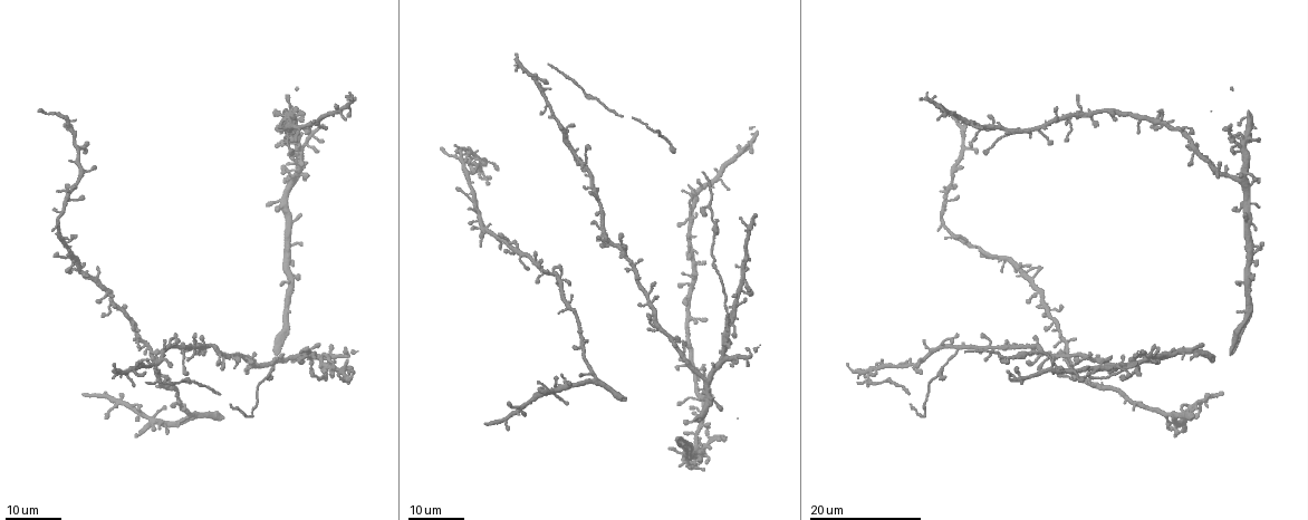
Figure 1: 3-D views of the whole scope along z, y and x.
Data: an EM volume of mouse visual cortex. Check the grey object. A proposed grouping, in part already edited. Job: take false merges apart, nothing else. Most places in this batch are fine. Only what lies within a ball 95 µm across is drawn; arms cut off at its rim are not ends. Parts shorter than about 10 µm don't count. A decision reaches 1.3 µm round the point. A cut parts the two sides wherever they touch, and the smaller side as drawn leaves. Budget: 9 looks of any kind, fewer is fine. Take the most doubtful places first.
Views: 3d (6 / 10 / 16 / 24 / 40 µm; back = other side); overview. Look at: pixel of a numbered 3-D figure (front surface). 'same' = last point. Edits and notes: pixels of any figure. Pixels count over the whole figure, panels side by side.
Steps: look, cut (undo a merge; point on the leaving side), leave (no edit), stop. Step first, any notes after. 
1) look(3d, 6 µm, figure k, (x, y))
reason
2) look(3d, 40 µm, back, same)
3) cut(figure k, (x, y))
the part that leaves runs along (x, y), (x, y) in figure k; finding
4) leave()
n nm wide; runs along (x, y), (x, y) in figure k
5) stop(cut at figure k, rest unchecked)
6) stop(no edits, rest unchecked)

look(3d, 16 µm, figure 1, (1002, 356))
calibre changes

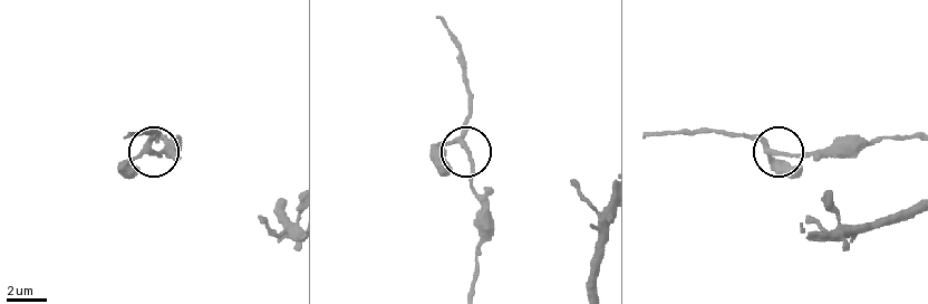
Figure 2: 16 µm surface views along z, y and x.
look(3d, 6 µm, figure 2, (467, 152))
zoom in

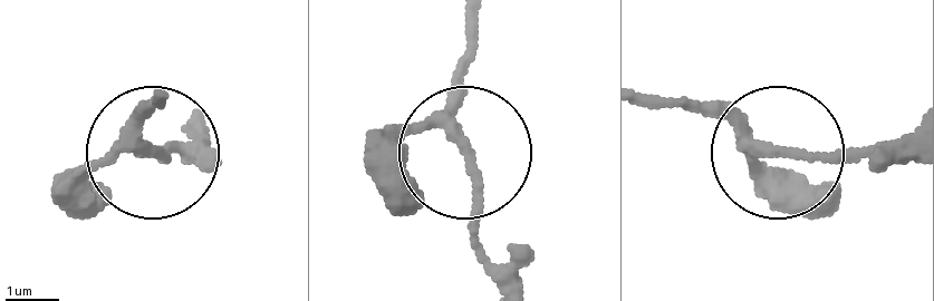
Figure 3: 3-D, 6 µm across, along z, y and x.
leave()
3 arms; continuous, no second cell

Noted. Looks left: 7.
look(3d, 16 µm, figure 1, (698, 446))

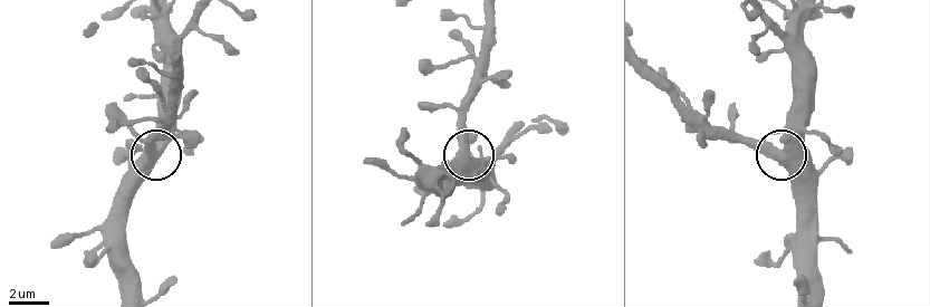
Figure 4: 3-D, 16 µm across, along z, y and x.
look(3d, 10 µm, figure 4, (779, 152))

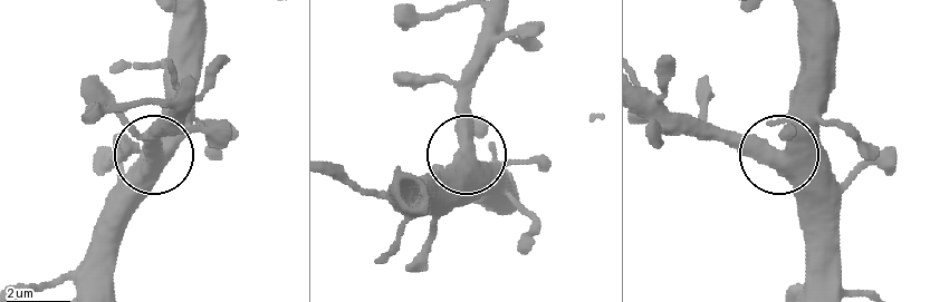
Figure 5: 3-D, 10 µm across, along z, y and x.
leave()
560 nm wide; continuous, no second cell

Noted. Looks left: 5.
look(3d, 24 µm, figure 1, (601, 233))
side arm on a straight run

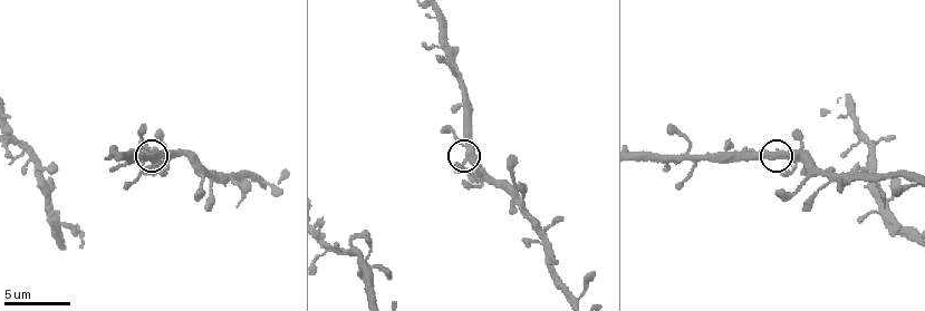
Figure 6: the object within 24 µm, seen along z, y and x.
look(3d, 6 µm, figure 6, (468, 156))

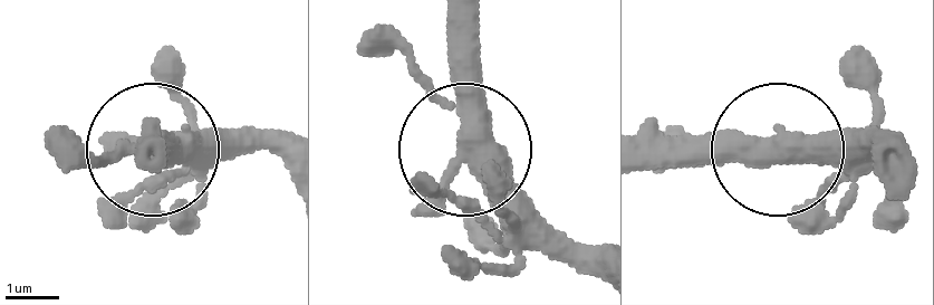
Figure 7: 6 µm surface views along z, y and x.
leave()
410 nm wide; runs along (911, 169), (764, 143), (648, 143) in figure 7; all the same cell

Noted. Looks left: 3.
look(3d, 16 µm, figure 1, (879, 365))
thick turns thin

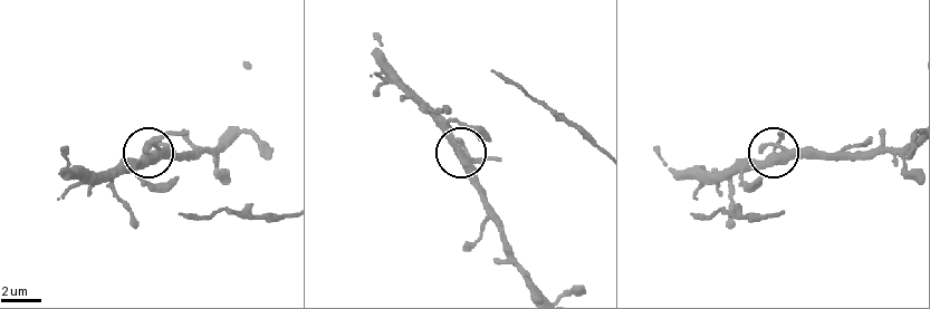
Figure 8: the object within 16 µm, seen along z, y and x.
look(3d, 6 µm, figure 8, (458, 147))

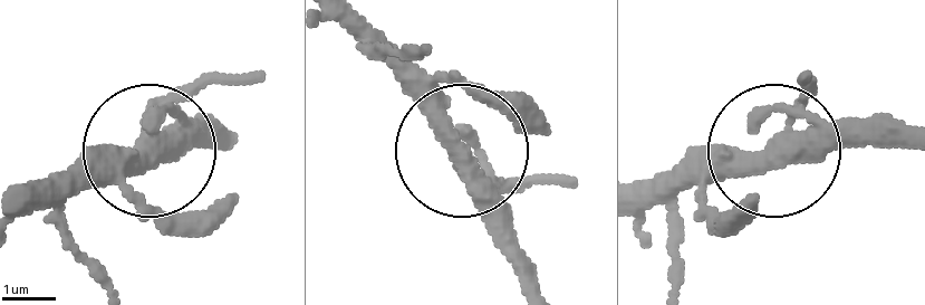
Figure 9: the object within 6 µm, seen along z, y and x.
leave()
430 nm wide; runs along (899, 131), (806, 131), (712, 156), (651, 206) in figure 9; one cell here

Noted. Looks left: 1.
stop(no edits, rest unchecked)

